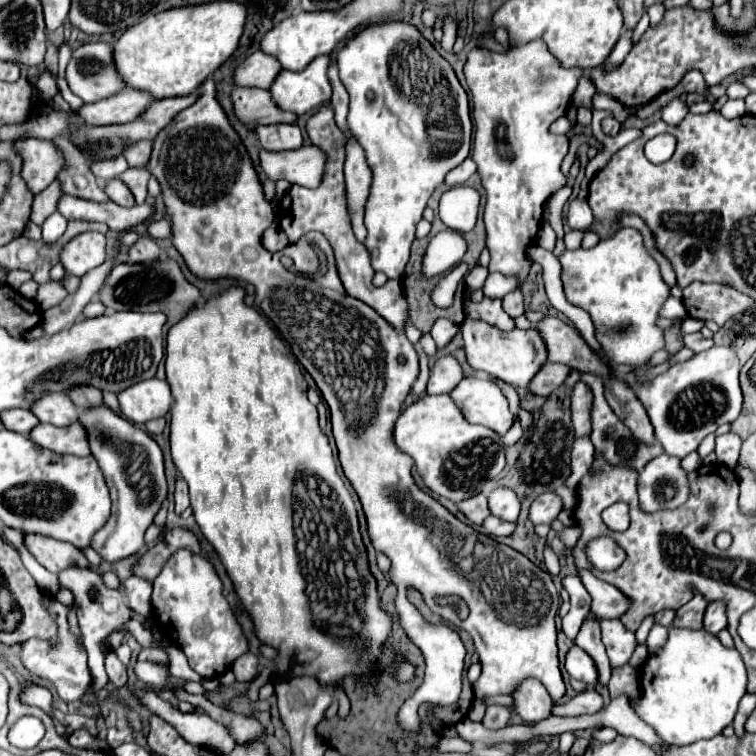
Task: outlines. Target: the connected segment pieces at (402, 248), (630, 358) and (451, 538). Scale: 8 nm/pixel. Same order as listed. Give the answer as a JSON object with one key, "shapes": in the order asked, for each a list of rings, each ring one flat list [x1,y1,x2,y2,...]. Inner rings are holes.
{"shapes":[[[403,21,373,23,353,35,337,53,339,77,351,97,347,127,361,143,367,165,373,173,371,195,365,205,365,247,371,255,375,271,383,271,389,279,399,279,409,261,409,247,415,239,415,227,423,219,427,199,445,175,461,165,471,147,469,99,451,65,435,51,435,47,419,33,415,25],[367,93,375,93,375,101,367,101]],[[623,227,615,237,601,241,591,249,565,249,559,263,563,265,561,279,565,283,567,301,591,315,597,329,595,335,613,363,639,367,639,375,649,371,645,363,665,345,663,331,655,325,655,321,661,305,669,297,669,285,663,283,659,265,645,251,641,233,637,229],[621,325,627,329,619,333]],[[211,77,201,83,197,95,197,101,177,113,175,119,159,133,147,169,157,177,161,185,167,213,173,219,173,245,185,259,189,271,205,281,237,279,251,283,255,287,255,305,271,319,281,339,289,343,293,355,313,377,313,381,323,393,323,399,329,405,339,463,345,477,351,481,353,489,361,499,373,547,391,559,389,575,391,581,397,585,395,605,399,611,401,625,411,641,423,651,427,663,423,685,399,709,399,727,403,731,419,731,421,719,417,711,421,705,427,703,431,707,447,707,459,699,466,656,466,648,455,630,447,625,427,623,421,613,409,603,409,587,415,587,427,599,455,595,467,603,469,617,461,621,461,627,473,637,475,651,479,653,483,667,479,683,475,683,477,697,509,695,509,691,513,691,513,687,517,687,521,679,535,677,545,685,551,699,559,701,565,695,565,683,559,671,555,629,559,591,555,589,551,575,533,565,519,551,501,545,495,539,477,533,473,527,461,523,441,503,423,493,411,477,413,459,409,459,403,451,397,451,397,445,393,443,393,419,397,419,401,405,409,395,411,383,419,375,415,347,401,331,385,323,385,319,381,319,369,305,345,295,345,289,337,277,333,251,321,233,313,233,313,243,319,243,319,249,327,255,327,273,321,279,313,279,313,287,311,279,299,277,283,269,281,253,269,253,263,249,263,231,253,231,255,235,259,233,259,239,251,237,251,227,267,227,267,211,275,211,275,205,263,197,253,163,239,135,233,131,227,115,215,99,215,83]]]}

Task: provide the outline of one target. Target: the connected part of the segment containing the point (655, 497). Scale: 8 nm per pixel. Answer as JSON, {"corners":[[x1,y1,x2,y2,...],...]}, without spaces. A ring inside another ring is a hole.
{"corners":[[665,453,651,459,639,473,639,501,643,511,653,513,659,509,675,509,689,497,687,473,681,469,677,457],[665,479,675,479,675,487]]}

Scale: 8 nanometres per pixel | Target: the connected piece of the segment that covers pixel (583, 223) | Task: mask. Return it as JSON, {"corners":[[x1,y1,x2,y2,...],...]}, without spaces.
{"corners":[[573,199,573,201,569,203,567,221,569,221,569,227,571,227,571,229,585,231,585,229,593,223,593,213,591,213,591,207,587,205,587,201]]}

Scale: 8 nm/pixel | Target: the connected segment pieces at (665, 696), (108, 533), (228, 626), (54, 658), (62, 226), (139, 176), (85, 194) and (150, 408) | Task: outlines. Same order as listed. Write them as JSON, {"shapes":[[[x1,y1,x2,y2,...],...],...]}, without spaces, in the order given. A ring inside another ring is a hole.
{"shapes":[[[669,627,665,645,651,653,639,671,641,697,633,709,665,743,689,745,719,735,733,721,745,685,747,669,735,647,725,647,705,629]],[[89,407,79,411,79,423,87,431,87,441,91,455,97,459,103,473,109,473,115,489,117,489,117,517,113,527,99,529,91,547,109,563,119,561,137,553,145,541,143,535,147,527,153,523,153,517,161,509,167,497,167,481,163,469,163,453,155,439,143,429,135,427,121,415,113,413,109,407]],[[177,549,153,581,153,621,189,659,195,673,205,679,223,675,231,663,249,651,247,639,223,597,223,585,213,565,189,549]],[[49,595,45,597,45,607,53,613,53,617,59,625,59,645,49,647,47,643,41,643,41,641,23,641,19,659,31,675,49,679,63,701,79,701,83,697,83,693,89,691,89,685,91,685,91,675,87,671,87,661,85,661,85,649,81,649,75,635,69,631,69,621,67,621,69,607,61,605,55,597,49,597]],[[55,211,53,215,49,215,45,219,45,223,41,227,43,227,43,241,45,243,53,243,53,241,57,241,65,233,67,219,59,211]],[[127,169,125,173,121,173,121,181,131,189,133,197,137,203,143,203,147,197,147,181,149,181,151,173,145,169]],[[55,137,53,143,63,151,63,159,65,159,63,169,55,177,61,183,63,193,91,201,105,201,107,195,97,185,97,179,91,173,91,169,85,163,79,163,81,151,77,149,77,145,73,145,67,137]],[[147,379,117,393,121,413,133,423,147,423,157,417,165,417,171,409,169,383,163,379]]]}

